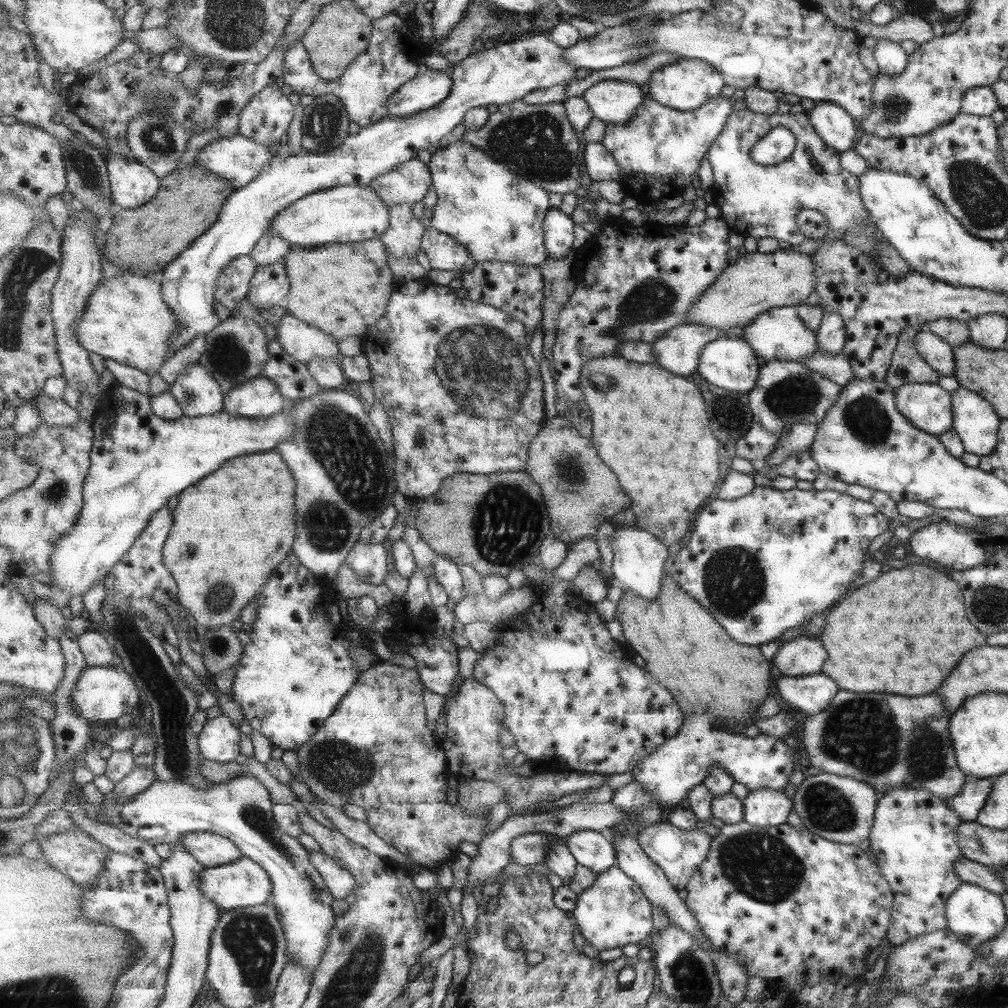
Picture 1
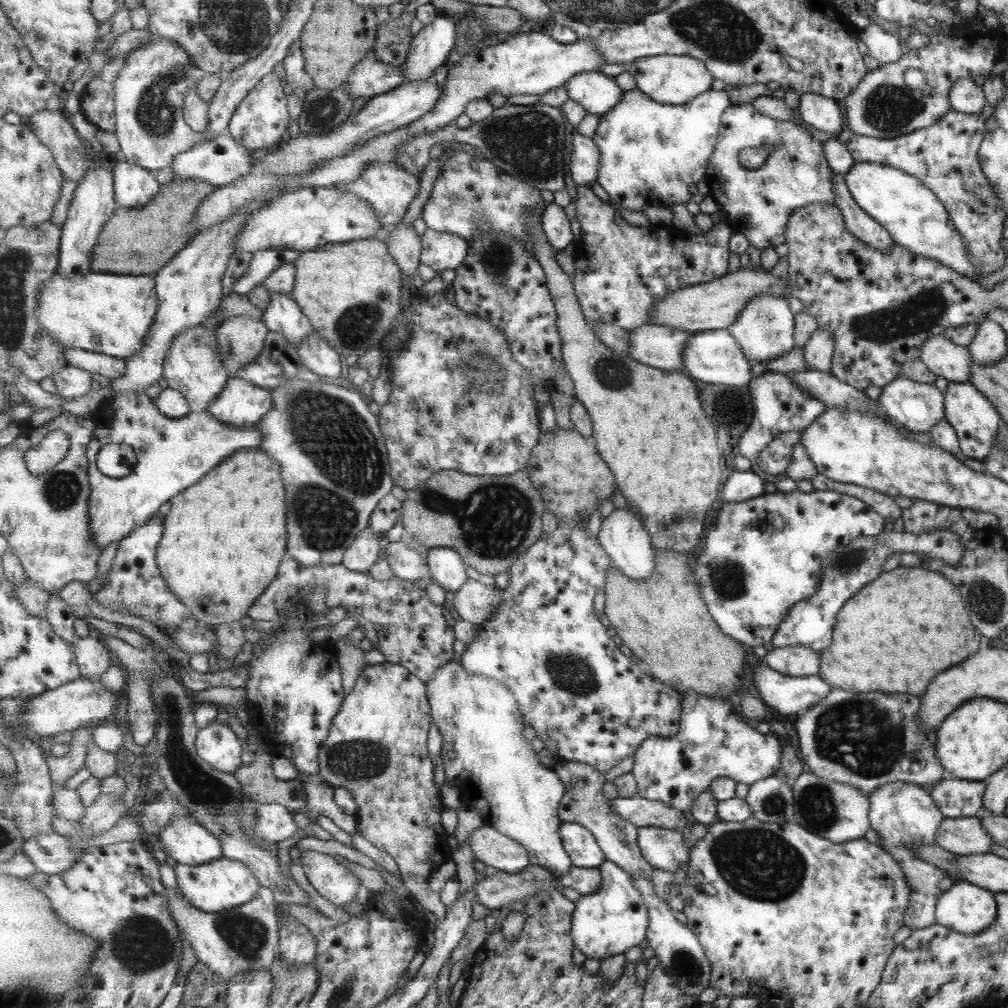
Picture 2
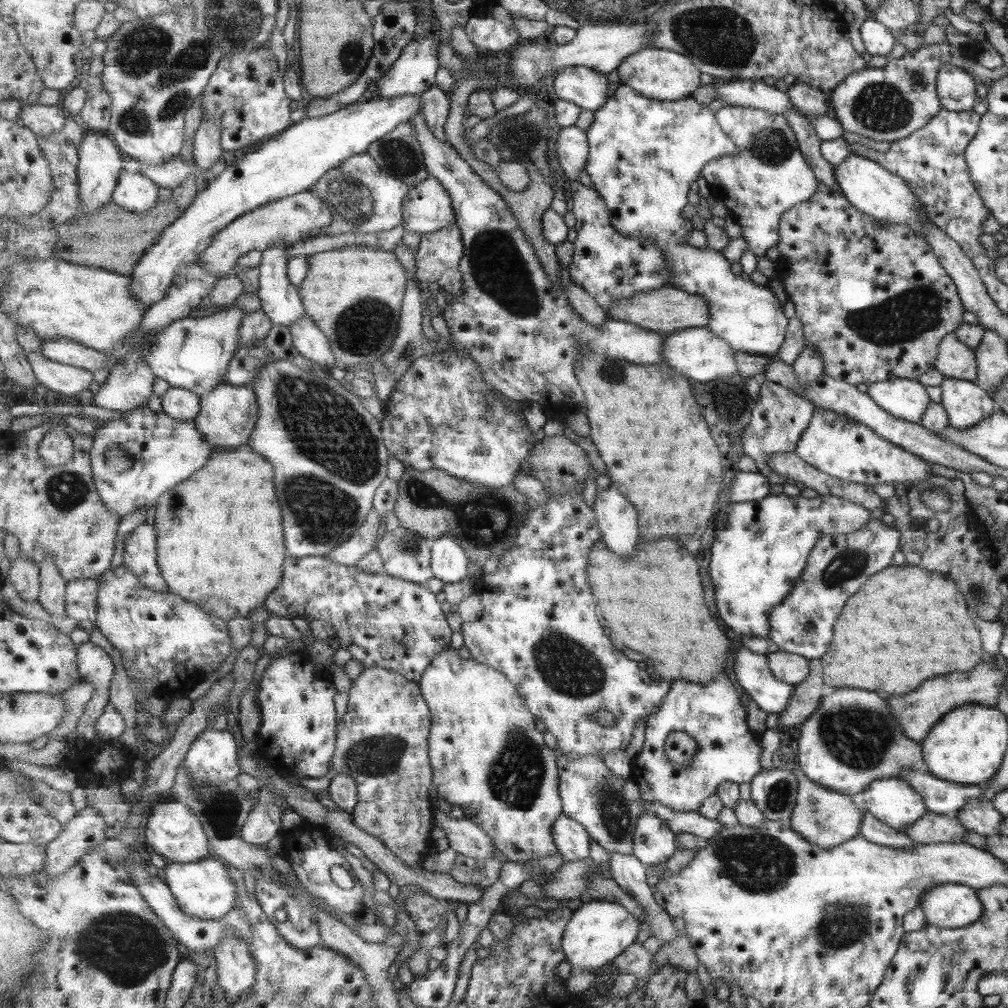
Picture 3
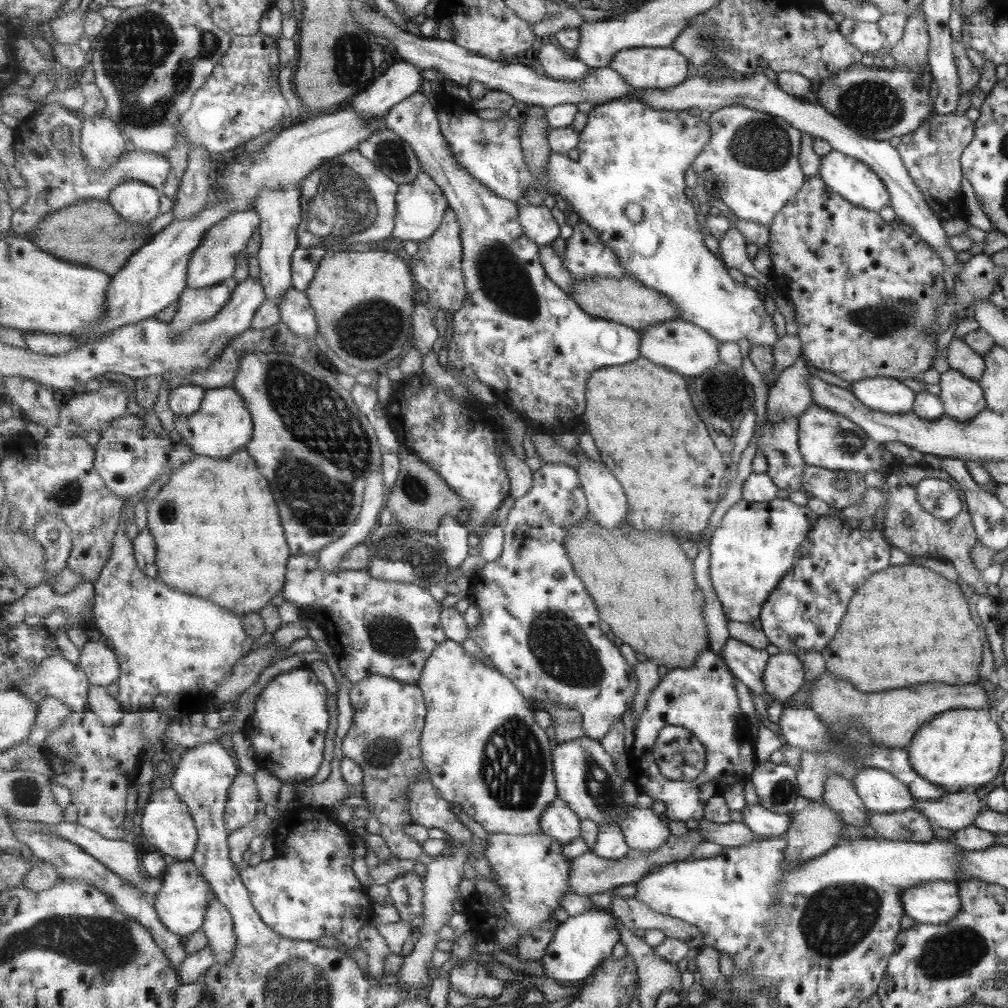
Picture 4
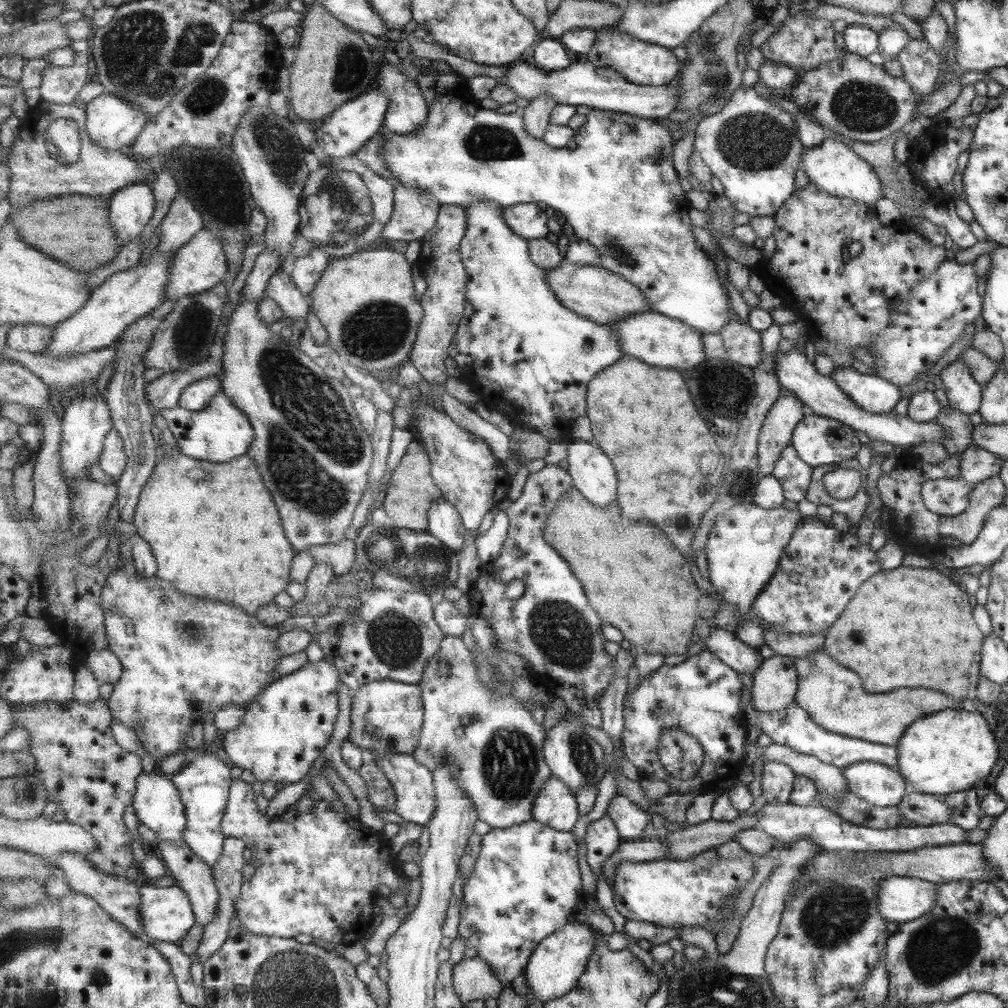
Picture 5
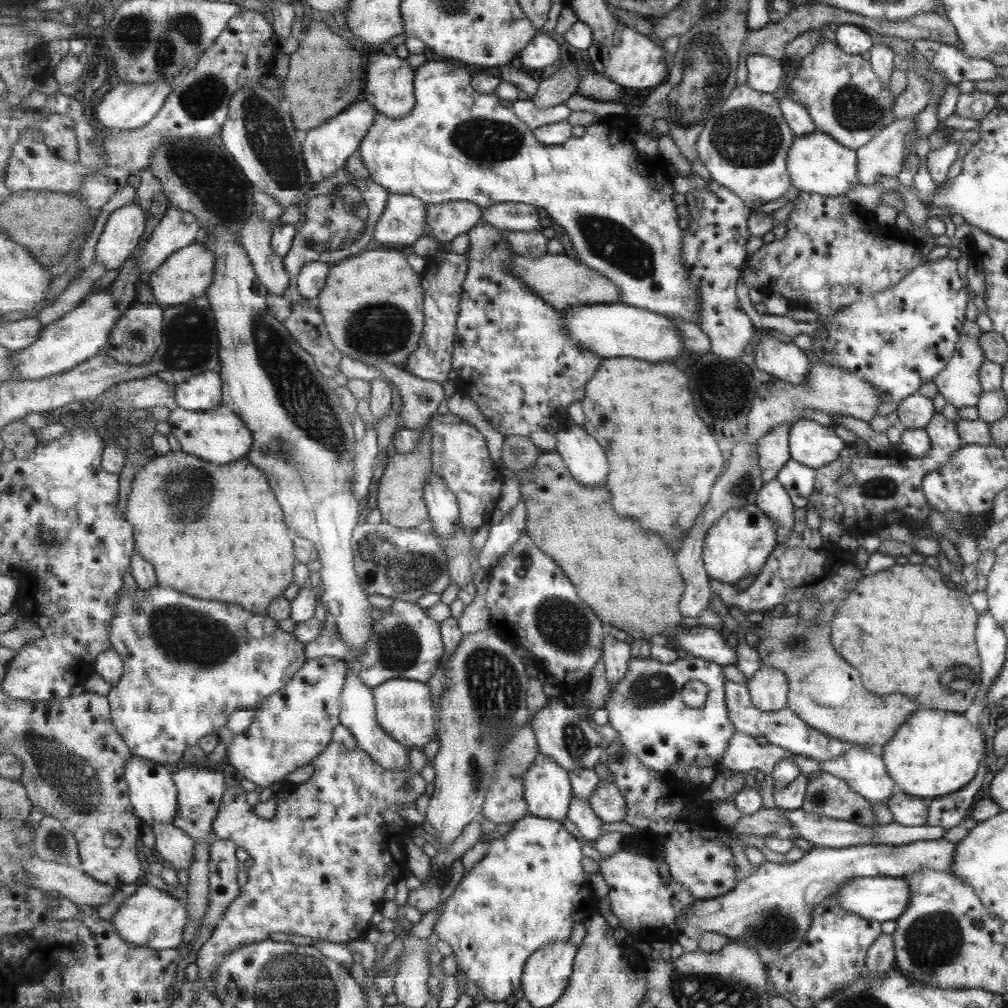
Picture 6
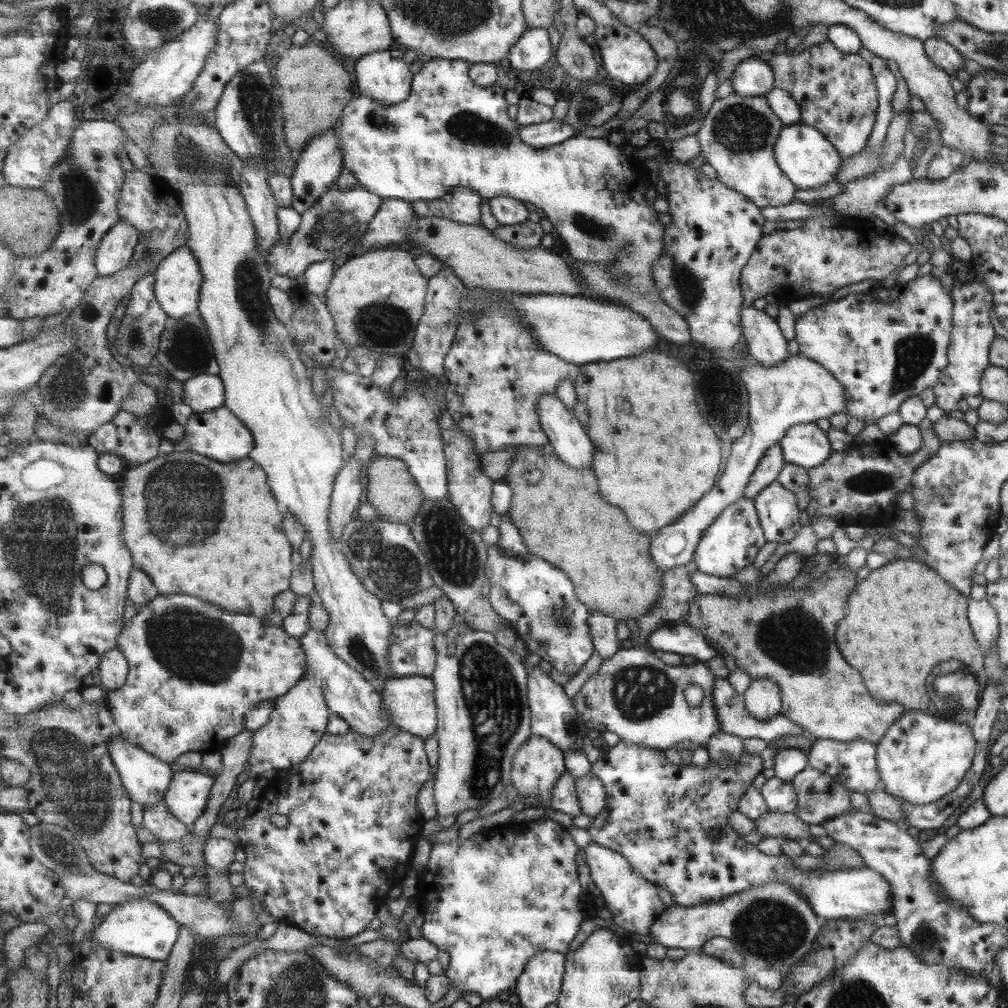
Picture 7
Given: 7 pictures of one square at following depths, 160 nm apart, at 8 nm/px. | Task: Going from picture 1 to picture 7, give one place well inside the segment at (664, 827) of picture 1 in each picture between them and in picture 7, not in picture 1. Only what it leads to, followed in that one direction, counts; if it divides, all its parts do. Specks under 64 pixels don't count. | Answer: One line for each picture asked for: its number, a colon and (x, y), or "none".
2: (665, 849)
3: (655, 842)
4: (644, 830)
5: (633, 823)
6: (607, 801)
7: (591, 791)

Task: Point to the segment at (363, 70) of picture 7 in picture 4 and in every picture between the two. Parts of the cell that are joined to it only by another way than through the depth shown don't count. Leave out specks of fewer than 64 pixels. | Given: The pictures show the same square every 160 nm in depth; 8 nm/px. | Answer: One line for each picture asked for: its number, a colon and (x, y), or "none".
4: (519, 332)
5: (408, 111)
6: (390, 88)

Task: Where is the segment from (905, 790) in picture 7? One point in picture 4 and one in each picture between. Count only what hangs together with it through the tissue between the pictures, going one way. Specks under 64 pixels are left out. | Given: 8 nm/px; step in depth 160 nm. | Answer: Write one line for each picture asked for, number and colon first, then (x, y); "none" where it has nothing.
4: (958, 748)
5: (944, 752)
6: (934, 753)

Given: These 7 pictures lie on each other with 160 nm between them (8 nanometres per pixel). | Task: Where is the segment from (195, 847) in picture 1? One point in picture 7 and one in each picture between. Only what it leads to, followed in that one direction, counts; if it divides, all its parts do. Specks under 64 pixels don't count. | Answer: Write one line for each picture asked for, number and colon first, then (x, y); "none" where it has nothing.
2: (186, 841)
3: (173, 830)
4: (168, 825)
5: (158, 804)
6: (153, 791)
7: (147, 777)

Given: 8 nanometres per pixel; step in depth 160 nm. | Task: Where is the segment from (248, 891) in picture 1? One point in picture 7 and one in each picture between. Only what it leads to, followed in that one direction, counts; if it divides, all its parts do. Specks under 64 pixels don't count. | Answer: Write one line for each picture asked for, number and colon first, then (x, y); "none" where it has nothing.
2: (223, 884)
3: (205, 890)
4: (182, 903)
5: (166, 913)
6: (150, 917)
7: (141, 927)

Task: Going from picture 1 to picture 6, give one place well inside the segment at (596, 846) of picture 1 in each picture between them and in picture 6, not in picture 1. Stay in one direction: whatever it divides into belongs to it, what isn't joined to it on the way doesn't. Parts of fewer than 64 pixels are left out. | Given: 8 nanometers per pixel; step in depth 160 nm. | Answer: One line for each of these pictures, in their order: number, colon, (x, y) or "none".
2: (585, 852)
3: (573, 841)
4: (559, 820)
5: (557, 806)
6: (548, 788)

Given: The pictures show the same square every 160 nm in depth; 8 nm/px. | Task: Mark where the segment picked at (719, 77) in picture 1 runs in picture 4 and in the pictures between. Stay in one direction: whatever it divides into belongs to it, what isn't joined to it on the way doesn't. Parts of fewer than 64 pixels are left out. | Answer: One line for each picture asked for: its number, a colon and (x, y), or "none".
2: (669, 79)
3: (661, 74)
4: (659, 68)

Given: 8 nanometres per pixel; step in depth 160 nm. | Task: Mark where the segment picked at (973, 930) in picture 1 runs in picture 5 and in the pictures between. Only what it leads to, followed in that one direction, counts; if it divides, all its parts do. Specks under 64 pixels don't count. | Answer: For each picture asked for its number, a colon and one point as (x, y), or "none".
2: (965, 908)
3: (947, 905)
4: (934, 902)
5: (899, 899)

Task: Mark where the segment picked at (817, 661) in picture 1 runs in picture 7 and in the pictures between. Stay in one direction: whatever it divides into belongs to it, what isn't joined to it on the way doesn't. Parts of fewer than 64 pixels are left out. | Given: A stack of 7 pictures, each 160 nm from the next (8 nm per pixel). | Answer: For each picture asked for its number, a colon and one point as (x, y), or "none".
2: (796, 661)
3: (792, 669)
4: (783, 675)
5: (775, 682)
6: (768, 688)
7: (762, 699)

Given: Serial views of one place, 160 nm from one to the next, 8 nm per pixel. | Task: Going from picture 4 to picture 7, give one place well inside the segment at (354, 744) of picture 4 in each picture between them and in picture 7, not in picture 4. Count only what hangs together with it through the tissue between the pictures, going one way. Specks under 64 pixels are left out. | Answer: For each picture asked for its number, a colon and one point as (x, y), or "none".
5: (387, 716)
6: (405, 708)
7: (412, 699)

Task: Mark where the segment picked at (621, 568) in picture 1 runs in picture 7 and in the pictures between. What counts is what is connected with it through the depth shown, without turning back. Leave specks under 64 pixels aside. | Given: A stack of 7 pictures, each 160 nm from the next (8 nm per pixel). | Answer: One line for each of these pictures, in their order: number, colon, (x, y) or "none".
2: (623, 536)
3: (619, 522)
4: (607, 503)
5: (594, 475)
6: (587, 461)
7: (571, 441)

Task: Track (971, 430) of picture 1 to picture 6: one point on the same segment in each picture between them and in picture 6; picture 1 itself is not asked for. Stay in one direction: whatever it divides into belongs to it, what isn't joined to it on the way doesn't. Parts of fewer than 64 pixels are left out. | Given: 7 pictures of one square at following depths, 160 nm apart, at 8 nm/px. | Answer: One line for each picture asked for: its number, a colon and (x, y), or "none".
2: (974, 418)
3: (965, 403)
4: (963, 399)
5: (963, 394)
6: (959, 383)

